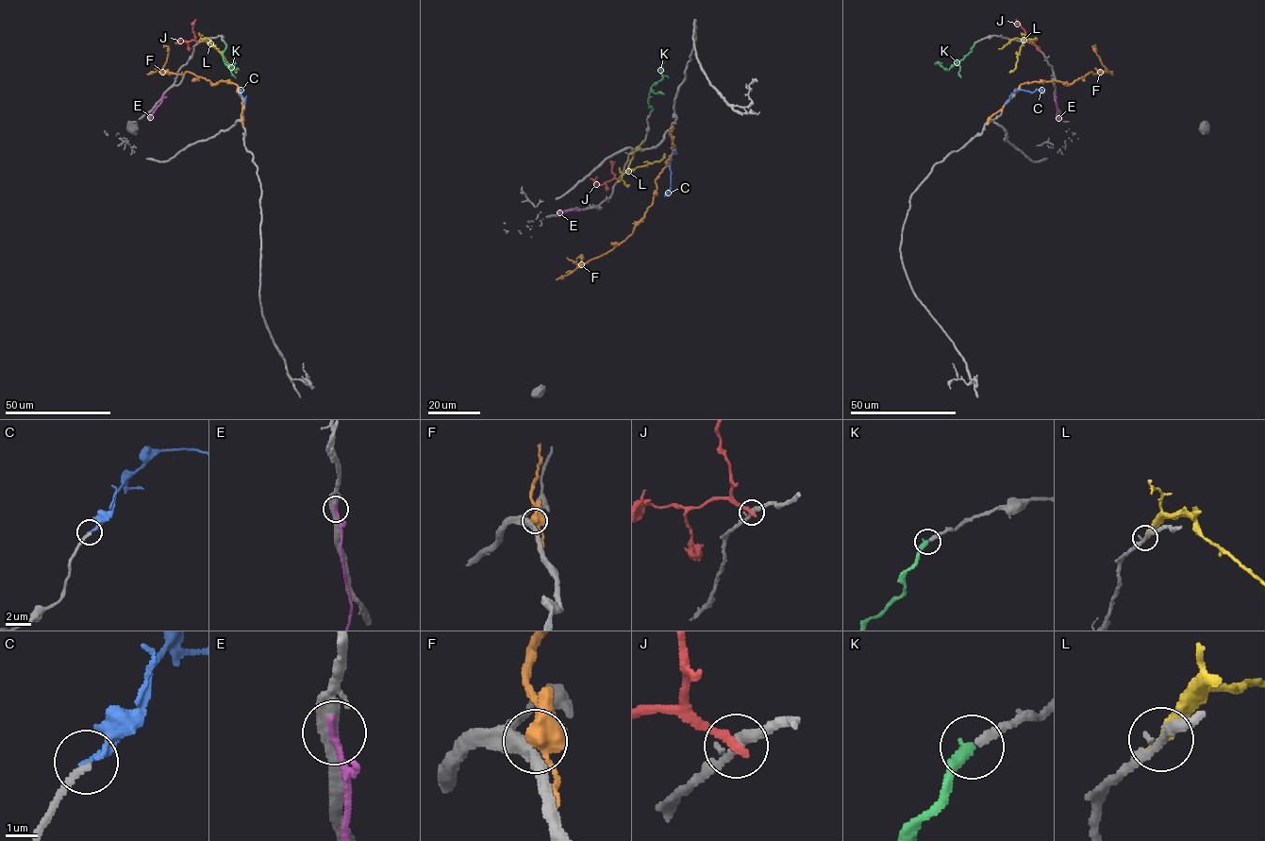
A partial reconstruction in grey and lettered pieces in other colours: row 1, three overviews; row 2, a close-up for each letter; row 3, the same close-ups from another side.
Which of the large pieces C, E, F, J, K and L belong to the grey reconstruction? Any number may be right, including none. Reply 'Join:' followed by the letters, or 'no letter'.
Join: K

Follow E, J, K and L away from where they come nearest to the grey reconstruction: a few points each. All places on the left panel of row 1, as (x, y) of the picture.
E: (163, 94), (149, 121)
J: (198, 42), (192, 29), (195, 19)
K: (224, 42), (225, 64), (233, 69), (235, 63)
L: (198, 42), (205, 39), (237, 72)

